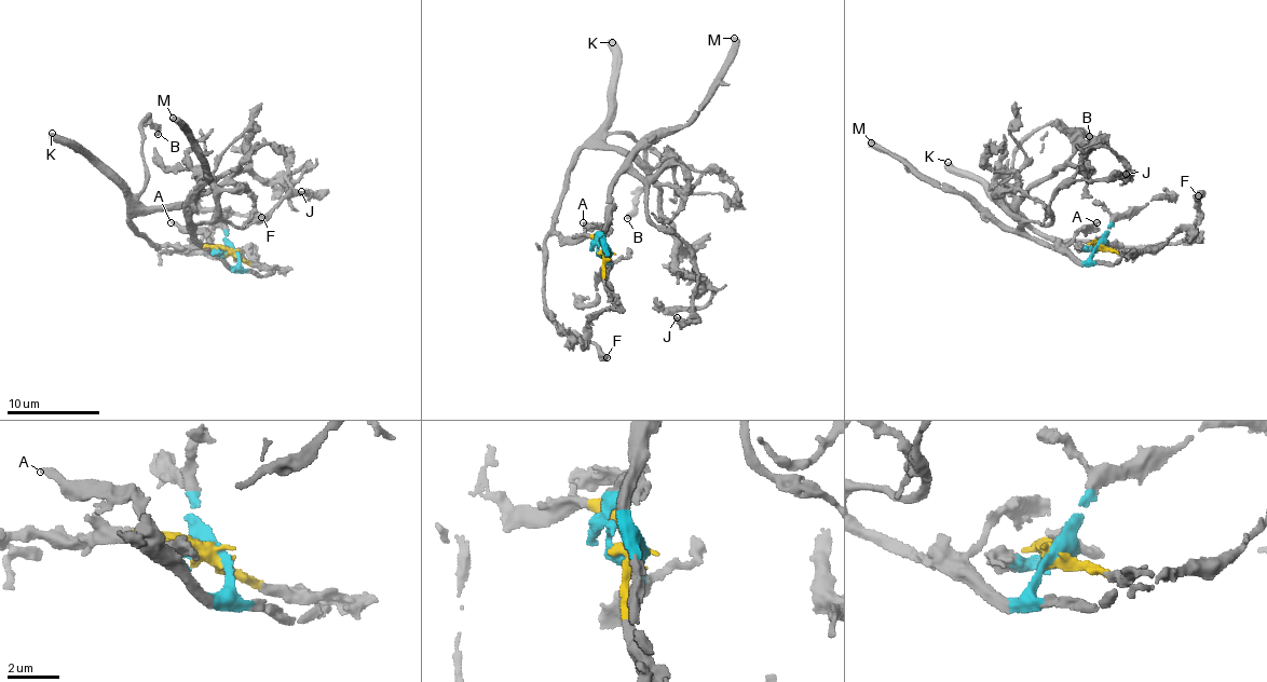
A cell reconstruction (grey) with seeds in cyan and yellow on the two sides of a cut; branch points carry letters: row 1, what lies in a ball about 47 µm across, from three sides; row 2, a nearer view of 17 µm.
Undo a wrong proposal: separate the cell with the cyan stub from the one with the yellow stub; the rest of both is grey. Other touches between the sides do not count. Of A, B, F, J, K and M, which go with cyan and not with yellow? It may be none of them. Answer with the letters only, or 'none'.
A, J, M

